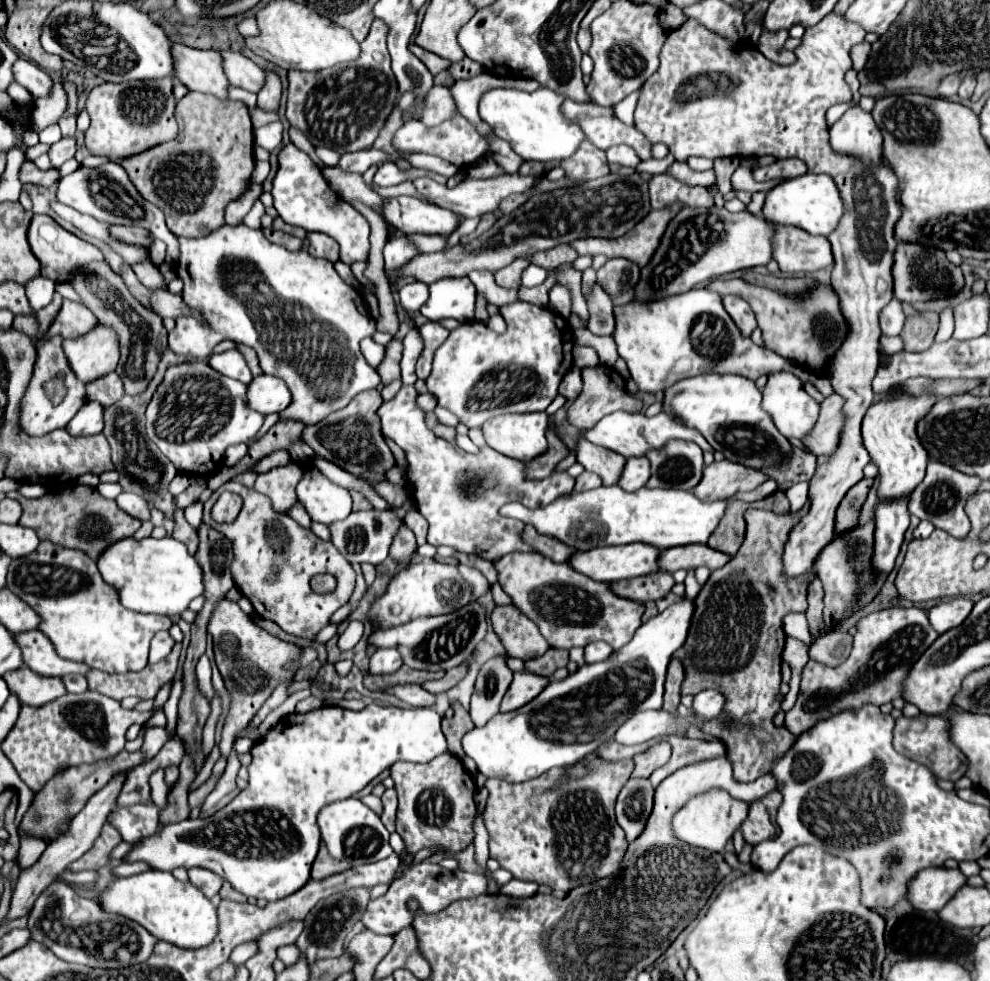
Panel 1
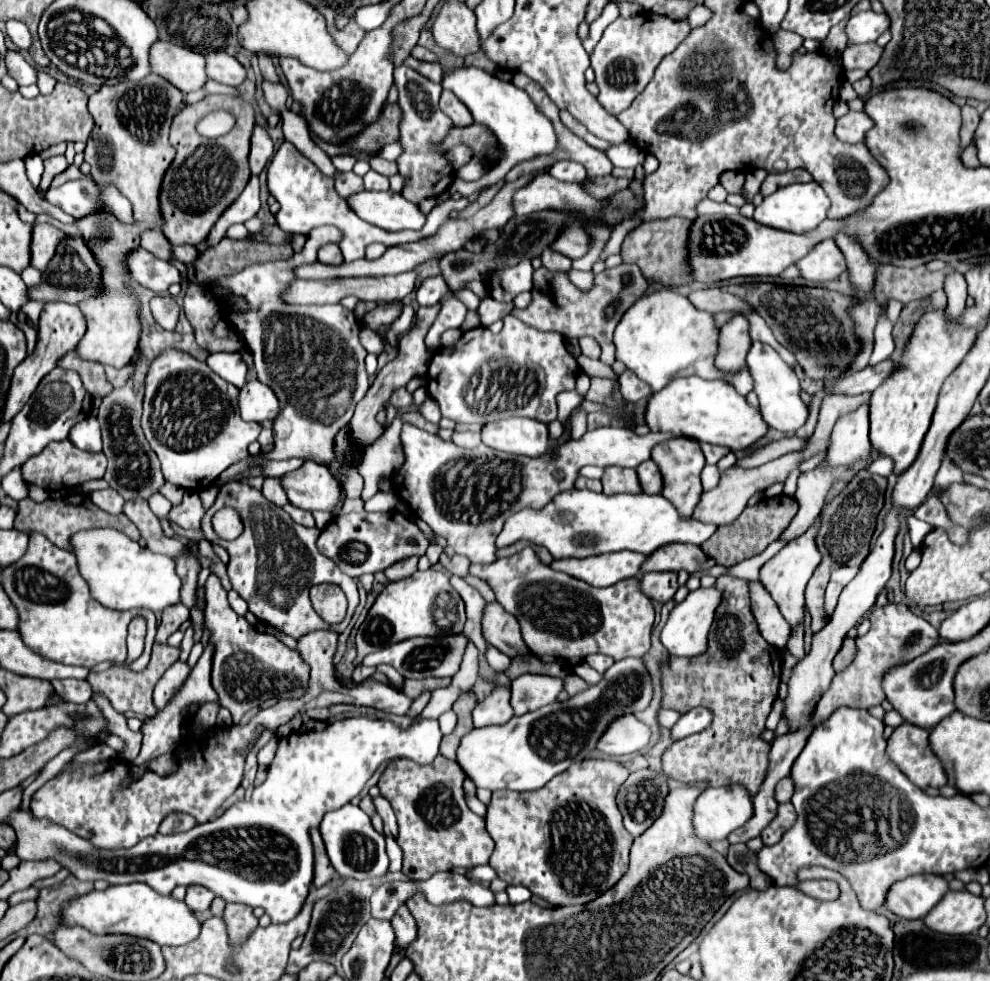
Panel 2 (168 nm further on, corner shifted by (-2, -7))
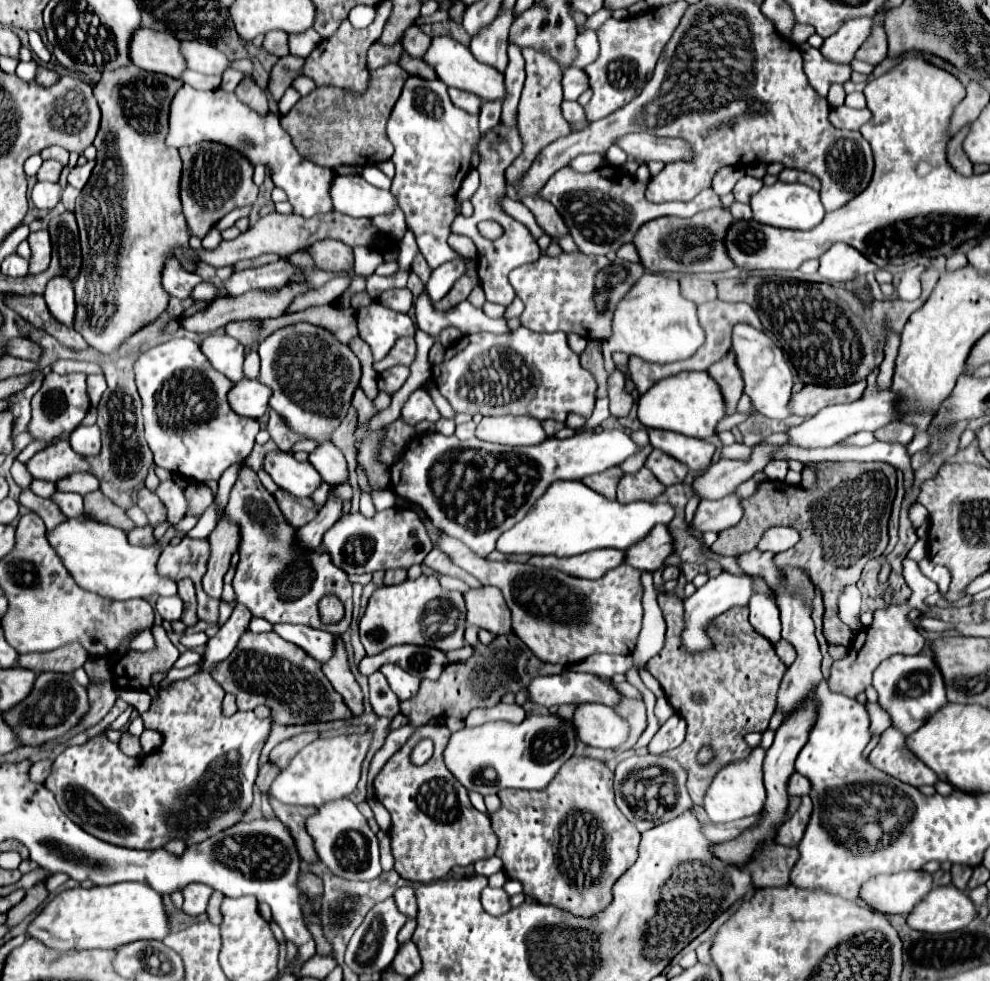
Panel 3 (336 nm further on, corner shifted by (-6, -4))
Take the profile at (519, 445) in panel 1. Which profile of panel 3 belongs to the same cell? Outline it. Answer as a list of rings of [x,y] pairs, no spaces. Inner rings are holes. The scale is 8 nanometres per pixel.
[[[530,416],[482,418],[476,426],[476,438],[504,446],[534,446],[546,440],[538,420]]]

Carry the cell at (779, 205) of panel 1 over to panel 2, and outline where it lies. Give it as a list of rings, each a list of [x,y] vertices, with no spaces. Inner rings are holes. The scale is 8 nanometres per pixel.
[[[810,181],[810,183],[802,183],[802,185],[782,187],[782,189],[774,191],[772,195],[764,197],[762,205],[758,205],[754,211],[754,219],[758,223],[774,227],[774,229],[782,229],[782,231],[790,231],[790,233],[808,233],[808,231],[814,231],[826,219],[828,207],[830,207],[830,199],[824,193],[824,189],[816,181]]]

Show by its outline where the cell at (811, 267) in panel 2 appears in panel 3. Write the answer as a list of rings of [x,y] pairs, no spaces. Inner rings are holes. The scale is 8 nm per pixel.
[[[838,242],[820,256],[818,274],[828,280],[846,282],[846,280],[854,280],[856,276],[864,276],[876,270],[878,266],[872,264],[866,256],[862,256],[856,248],[844,242]]]

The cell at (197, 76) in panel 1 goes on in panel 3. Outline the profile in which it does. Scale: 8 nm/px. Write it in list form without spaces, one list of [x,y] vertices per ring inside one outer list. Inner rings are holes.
[[[140,26],[132,36],[130,56],[134,66],[172,78],[180,78],[186,68],[180,54],[180,40],[168,32],[150,30],[144,26]]]

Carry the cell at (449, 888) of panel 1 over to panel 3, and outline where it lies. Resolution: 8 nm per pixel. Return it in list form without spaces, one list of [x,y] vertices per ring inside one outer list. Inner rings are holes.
[[[487,886],[480,897],[484,910],[492,916],[502,916],[510,910],[510,896],[502,888]]]

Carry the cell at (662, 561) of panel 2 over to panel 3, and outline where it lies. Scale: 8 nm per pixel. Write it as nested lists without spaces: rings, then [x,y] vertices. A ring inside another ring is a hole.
[[[656,524],[640,544],[632,544],[632,548],[626,550],[624,564],[636,568],[636,570],[648,570],[654,572],[664,564],[664,558],[672,554],[672,538],[668,534],[668,528],[664,524]]]

